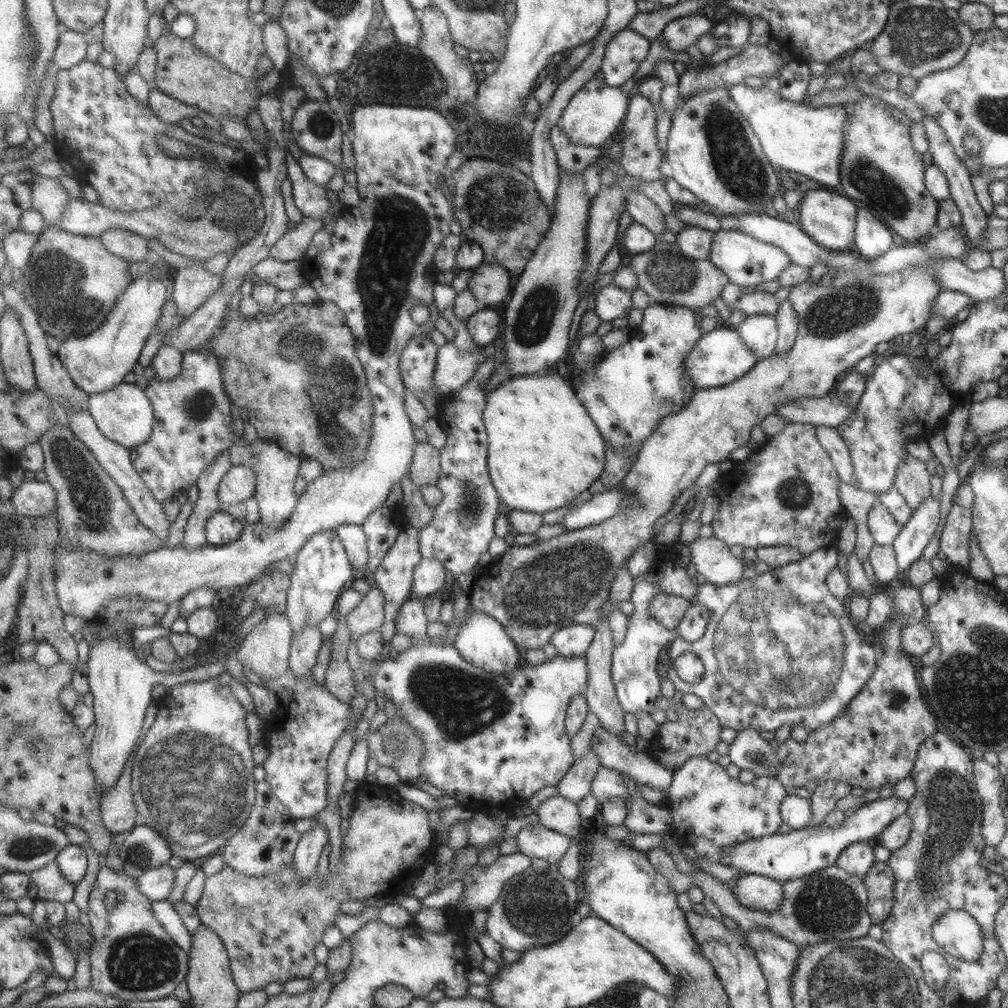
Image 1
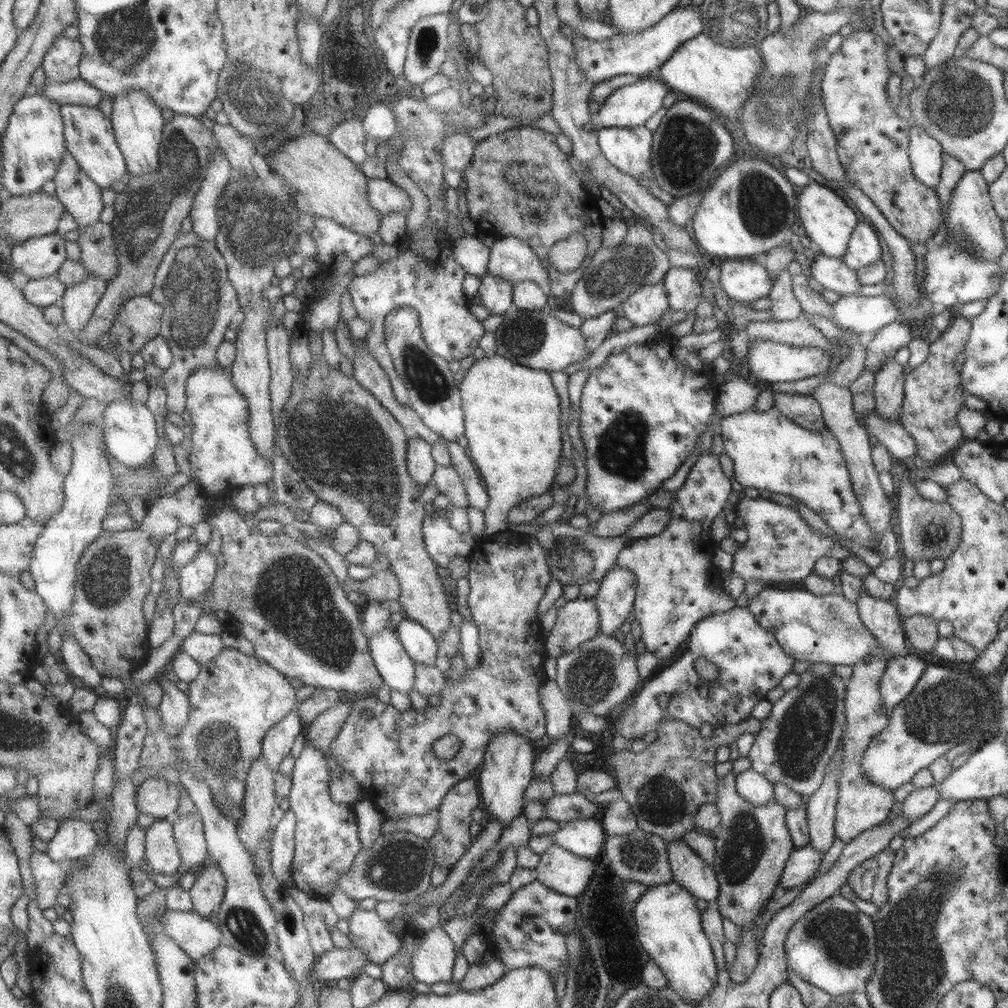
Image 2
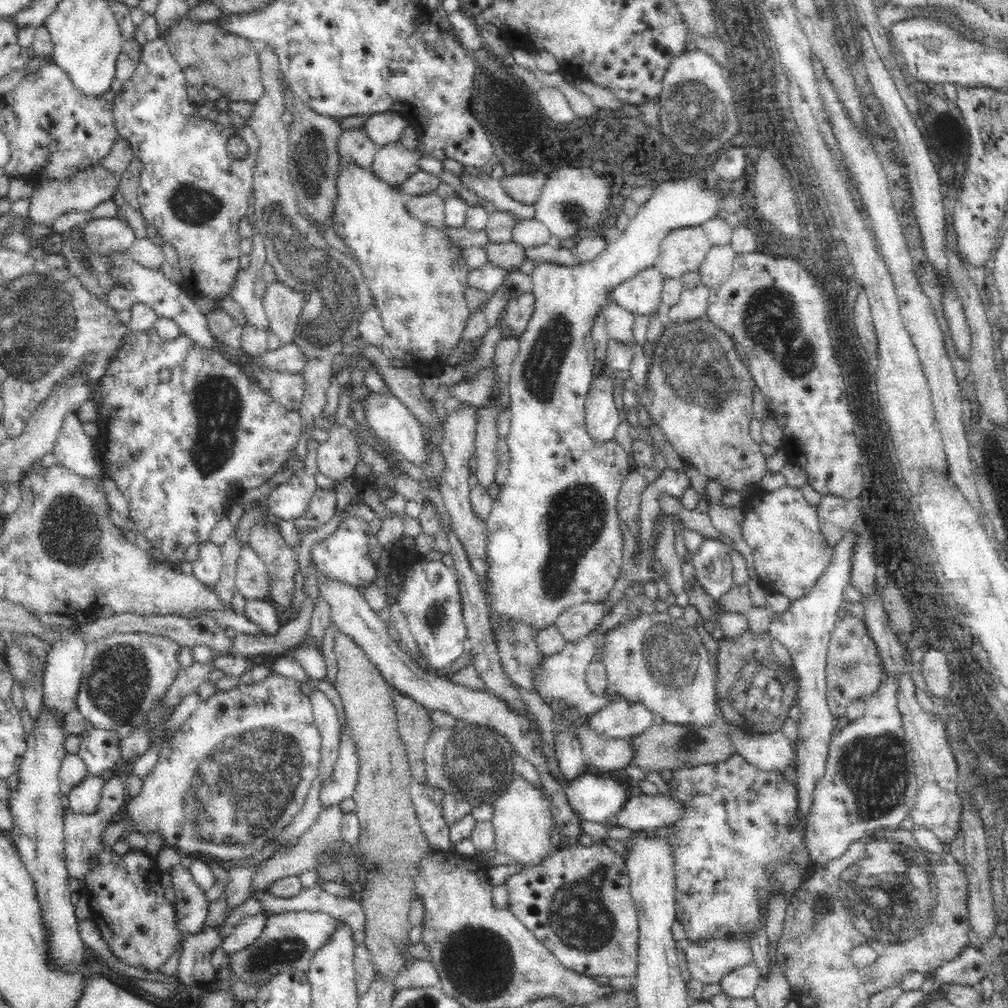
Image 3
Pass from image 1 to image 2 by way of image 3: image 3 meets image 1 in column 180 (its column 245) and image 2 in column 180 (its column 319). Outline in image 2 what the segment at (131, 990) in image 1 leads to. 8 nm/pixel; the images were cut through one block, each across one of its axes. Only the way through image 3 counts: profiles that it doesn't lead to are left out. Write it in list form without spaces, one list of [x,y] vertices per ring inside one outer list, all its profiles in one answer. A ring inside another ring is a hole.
[[[169,910],[163,924],[166,933],[196,962],[224,944],[225,937],[217,919],[205,918],[195,911]]]

